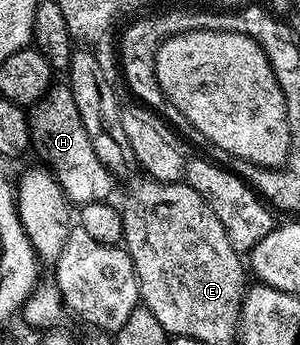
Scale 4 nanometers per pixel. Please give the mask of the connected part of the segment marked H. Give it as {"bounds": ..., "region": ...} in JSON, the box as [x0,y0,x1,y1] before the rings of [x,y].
{"bounds":[28,84,115,203],"region":[[[67,84],[57,85],[50,85],[49,91],[28,111],[32,145],[35,150],[37,146],[38,156],[46,162],[42,163],[57,179],[70,203],[106,201],[115,185],[113,173],[95,156],[95,148],[91,148],[91,139],[87,137],[87,128],[83,128],[71,88]]]}

